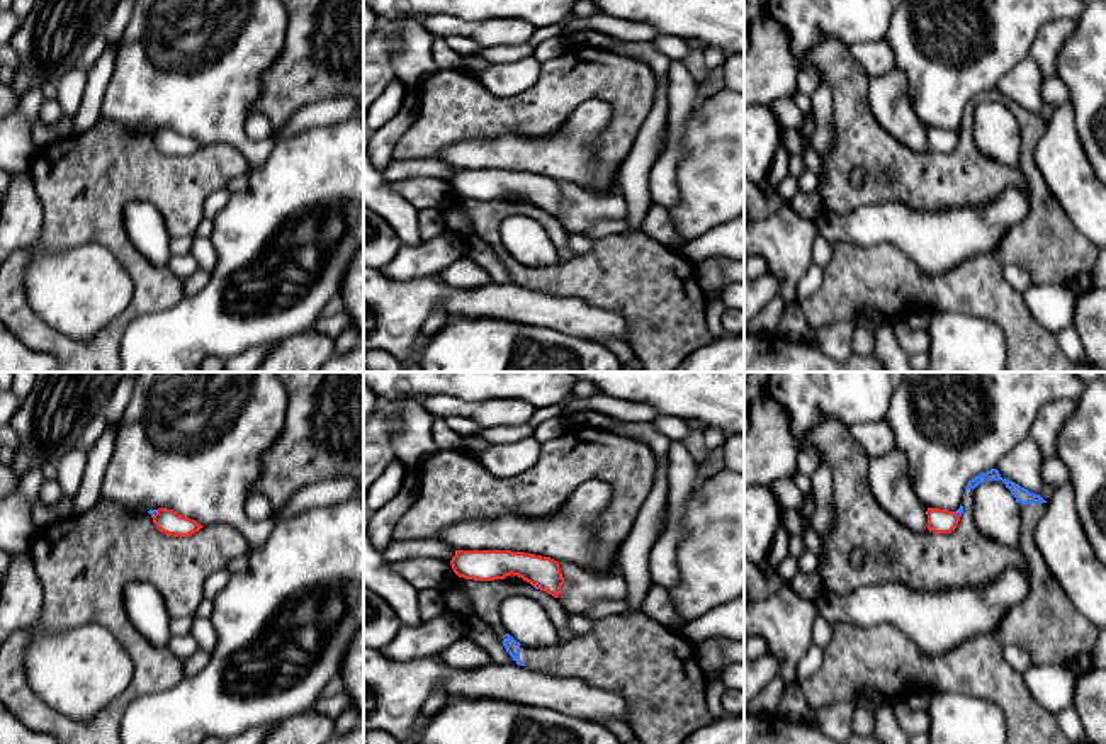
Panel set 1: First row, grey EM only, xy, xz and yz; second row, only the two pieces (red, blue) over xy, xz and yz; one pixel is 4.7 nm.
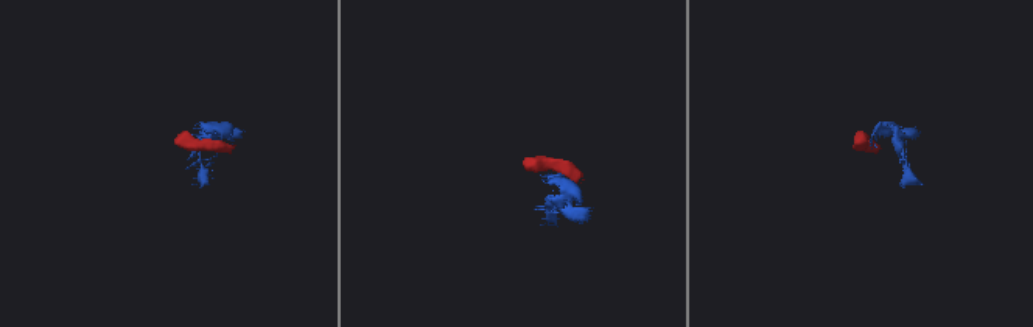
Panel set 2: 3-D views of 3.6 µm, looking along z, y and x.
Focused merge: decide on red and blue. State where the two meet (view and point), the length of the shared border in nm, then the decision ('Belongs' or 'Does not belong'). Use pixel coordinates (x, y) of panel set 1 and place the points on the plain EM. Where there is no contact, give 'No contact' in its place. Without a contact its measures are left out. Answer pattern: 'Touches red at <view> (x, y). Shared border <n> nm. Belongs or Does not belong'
Touches red at xy (155, 133). Shared border 40 nm. Does not belong

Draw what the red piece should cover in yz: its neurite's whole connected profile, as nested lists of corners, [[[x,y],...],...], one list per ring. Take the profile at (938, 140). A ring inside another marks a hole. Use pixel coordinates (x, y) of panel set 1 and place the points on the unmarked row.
[[[928,127],[926,134],[928,134],[928,149],[934,153],[951,153],[960,141],[956,131]]]

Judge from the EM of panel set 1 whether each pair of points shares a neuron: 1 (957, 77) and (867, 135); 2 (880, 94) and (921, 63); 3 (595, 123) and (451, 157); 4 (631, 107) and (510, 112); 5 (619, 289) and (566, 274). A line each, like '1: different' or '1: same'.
1: different
2: different
3: same
4: same
5: same

